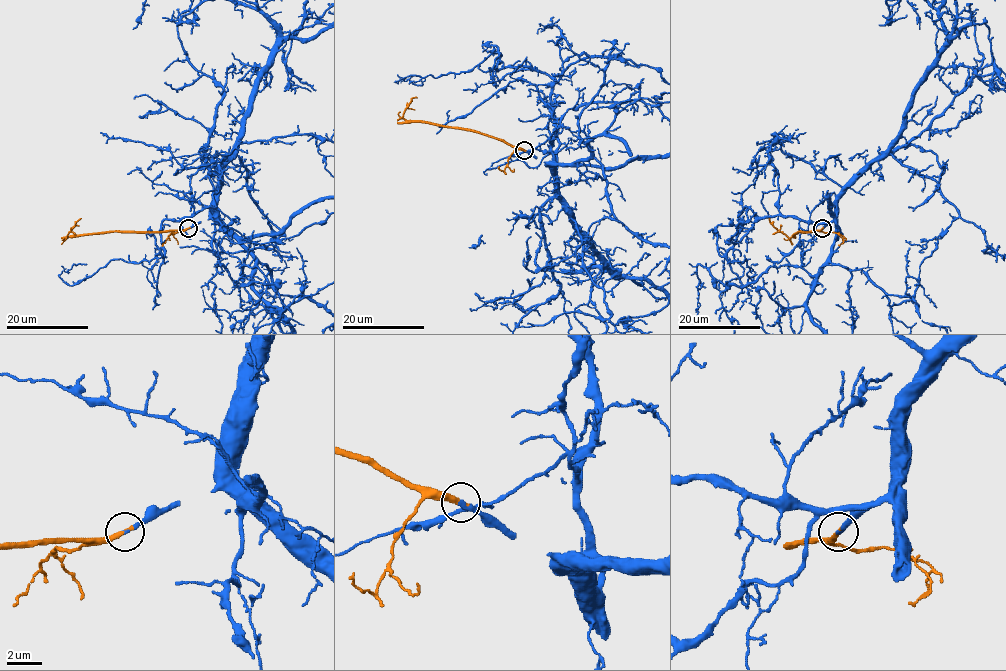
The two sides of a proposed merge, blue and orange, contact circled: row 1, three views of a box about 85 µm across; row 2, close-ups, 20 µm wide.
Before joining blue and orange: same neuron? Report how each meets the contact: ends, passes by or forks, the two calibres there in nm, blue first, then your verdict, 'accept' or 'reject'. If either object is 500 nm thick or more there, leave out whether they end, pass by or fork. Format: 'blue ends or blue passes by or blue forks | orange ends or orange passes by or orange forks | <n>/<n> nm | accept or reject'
blue ends | orange ends | 240/300 nm | accept

